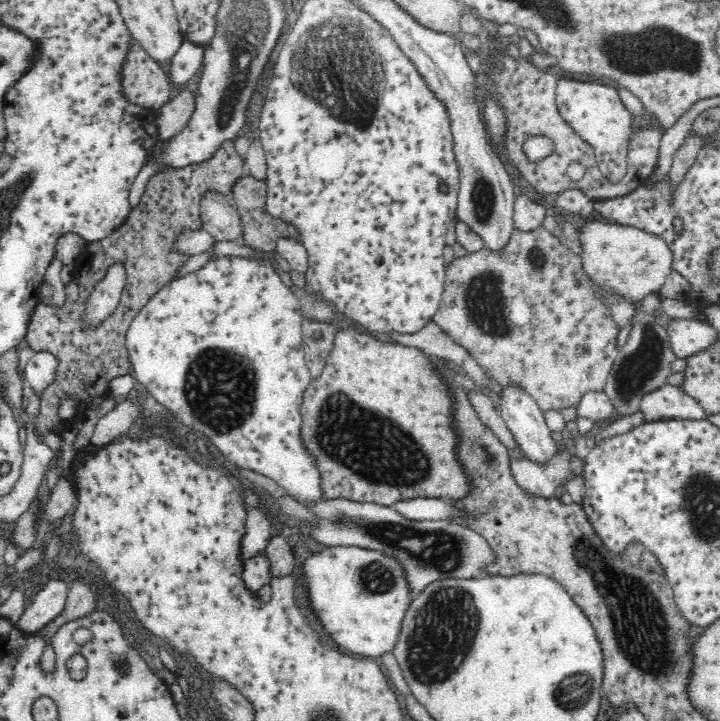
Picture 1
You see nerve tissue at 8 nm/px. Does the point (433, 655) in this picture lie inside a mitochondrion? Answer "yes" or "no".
yes

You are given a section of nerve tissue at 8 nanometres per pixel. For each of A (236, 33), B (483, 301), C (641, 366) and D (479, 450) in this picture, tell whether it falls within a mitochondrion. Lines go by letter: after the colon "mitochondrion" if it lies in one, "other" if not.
A: mitochondrion
B: mitochondrion
C: mitochondrion
D: mitochondrion

